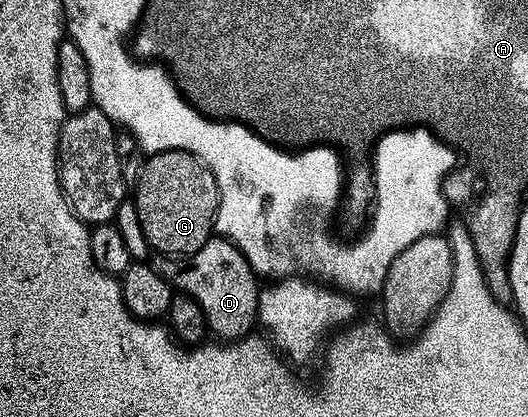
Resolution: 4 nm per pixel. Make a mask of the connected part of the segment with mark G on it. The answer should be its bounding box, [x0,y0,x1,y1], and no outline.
[133,149,222,256]

